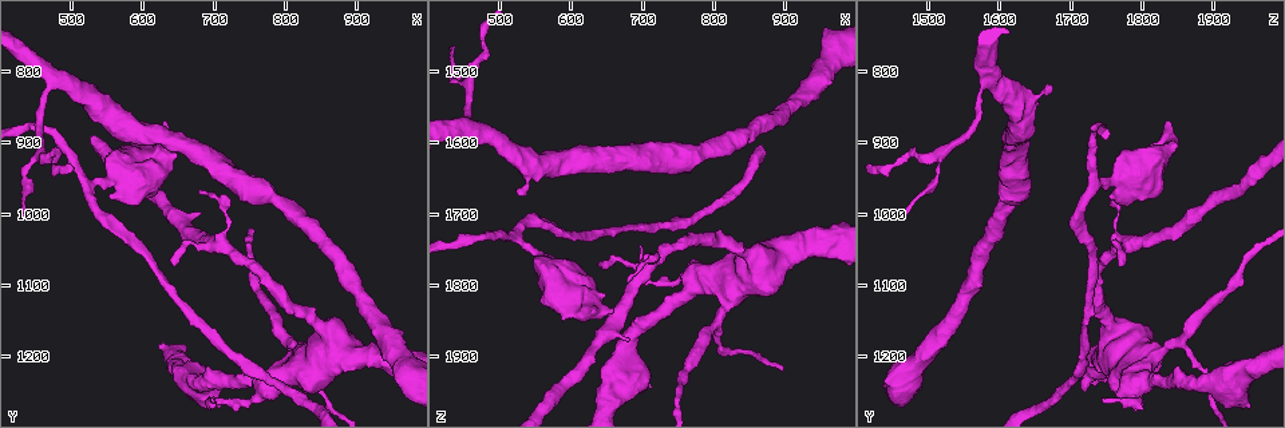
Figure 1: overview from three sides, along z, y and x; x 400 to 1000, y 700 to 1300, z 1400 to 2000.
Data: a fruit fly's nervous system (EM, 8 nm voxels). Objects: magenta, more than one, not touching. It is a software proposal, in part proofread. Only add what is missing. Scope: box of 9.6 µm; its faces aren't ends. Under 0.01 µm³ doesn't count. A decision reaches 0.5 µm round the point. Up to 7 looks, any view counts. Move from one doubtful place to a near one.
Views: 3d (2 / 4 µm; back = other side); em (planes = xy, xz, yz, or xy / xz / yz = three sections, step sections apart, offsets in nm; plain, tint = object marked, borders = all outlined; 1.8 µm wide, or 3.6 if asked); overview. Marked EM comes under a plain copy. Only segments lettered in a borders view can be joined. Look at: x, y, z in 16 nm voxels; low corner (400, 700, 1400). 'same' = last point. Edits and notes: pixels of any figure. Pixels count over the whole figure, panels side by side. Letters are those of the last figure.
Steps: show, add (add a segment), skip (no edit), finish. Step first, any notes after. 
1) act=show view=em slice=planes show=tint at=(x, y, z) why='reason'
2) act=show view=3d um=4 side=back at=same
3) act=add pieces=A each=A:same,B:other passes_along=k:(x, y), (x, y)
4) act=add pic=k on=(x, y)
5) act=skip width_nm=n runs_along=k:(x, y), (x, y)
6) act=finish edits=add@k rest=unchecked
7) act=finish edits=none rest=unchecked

act=show view=em slice=planes show=borders at=(530, 815, 1670) why='an open end'

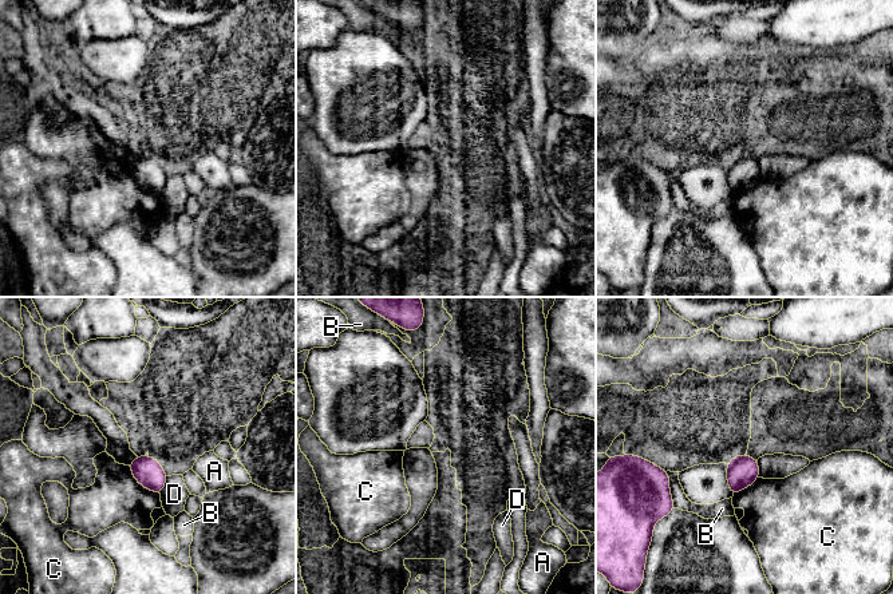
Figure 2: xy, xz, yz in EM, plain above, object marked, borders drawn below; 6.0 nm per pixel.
act=skip each=A:other,B:other,C:other,D:other border=2:(127, 466), (141, 484), (159, 495) found='no lettered segment goes on from it'

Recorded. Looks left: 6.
act=show view=3d um=4 at=(630, 870, 1835) why='thick end'

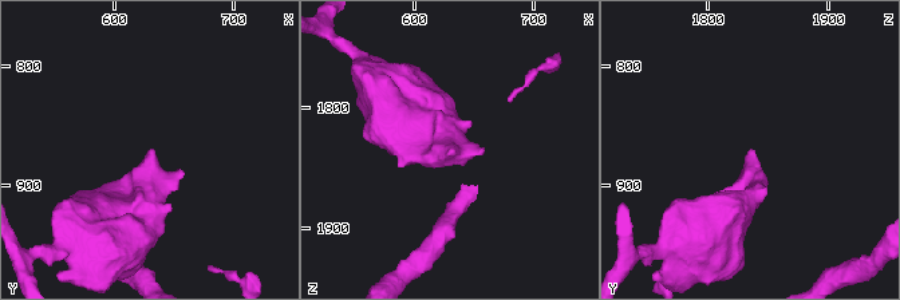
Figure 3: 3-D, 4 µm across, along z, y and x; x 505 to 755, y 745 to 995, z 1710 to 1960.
act=show view=em slice=xz step=4 show=tint at=(628, 870, 1836) why='need the tissue'

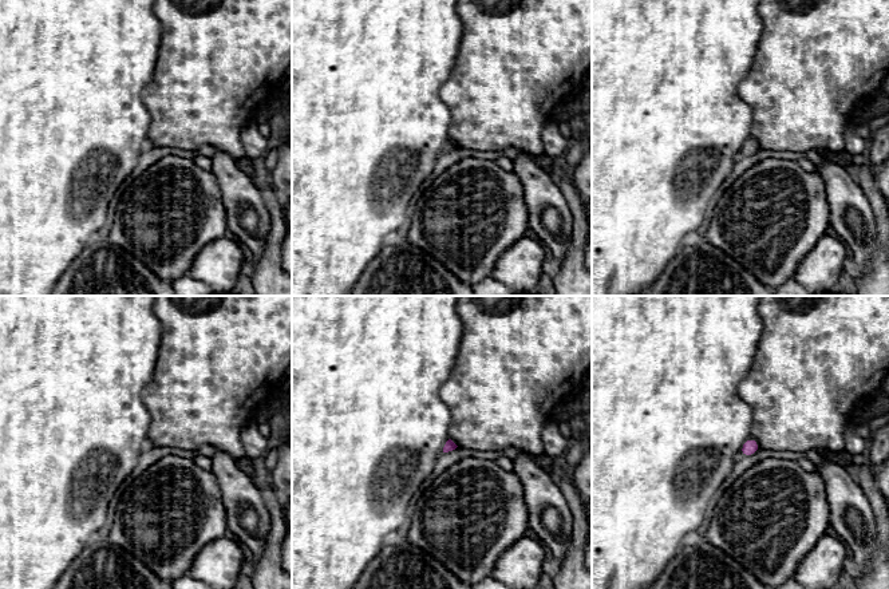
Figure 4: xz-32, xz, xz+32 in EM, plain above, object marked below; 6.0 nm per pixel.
act=show view=em slice=planes show=borders at=same

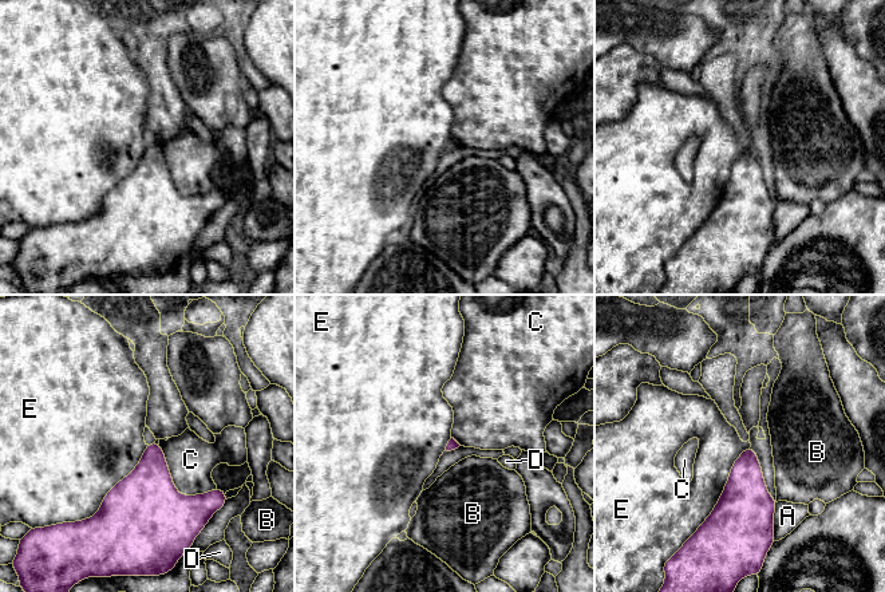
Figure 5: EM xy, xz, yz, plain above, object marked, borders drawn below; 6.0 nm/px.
act=skip each=A:other,B:other,C:other,D:other,E:other border=5:(750, 445), (699, 527) found='none of them fits'

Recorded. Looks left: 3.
act=show view=3d um=4 side=back at=(865, 1170, 1760) why='sudden change in width'

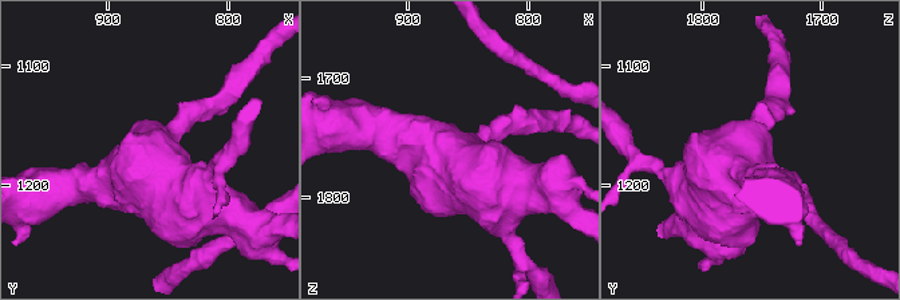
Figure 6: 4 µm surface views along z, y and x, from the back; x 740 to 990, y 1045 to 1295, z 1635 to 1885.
act=show view=em um=3.6 slice=xy step=8 show=borders at=same why='now the EM'

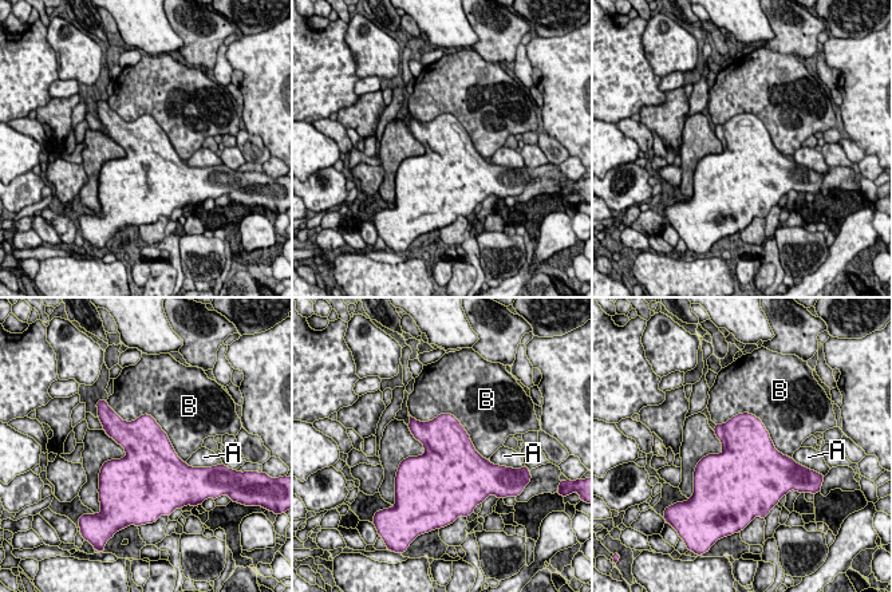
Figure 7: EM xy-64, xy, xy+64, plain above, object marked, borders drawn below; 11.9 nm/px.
act=skip width_nm=600 each=A:other,B:other border=7:(410, 414), (450, 413), (486, 460) found='none of them fits'

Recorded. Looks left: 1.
act=finish edits=none rest=unchecked

